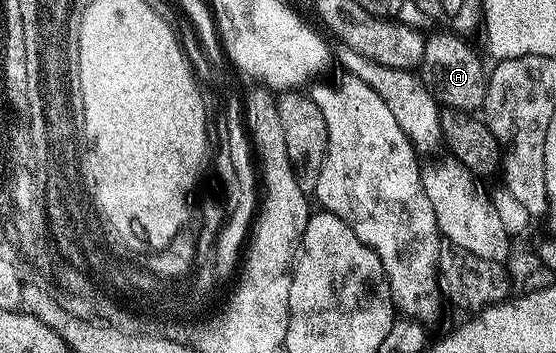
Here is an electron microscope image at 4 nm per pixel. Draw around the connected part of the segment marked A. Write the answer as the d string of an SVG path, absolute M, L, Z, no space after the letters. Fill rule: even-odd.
M438 31L429 34L424 47L424 59L420 66L420 76L430 92L446 109L463 111L481 110L486 98L488 65L478 58L478 53L469 45L465 36L453 31Z

